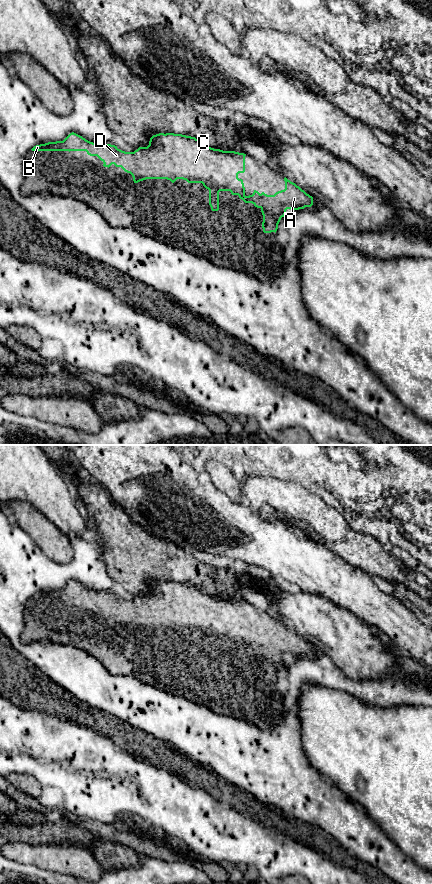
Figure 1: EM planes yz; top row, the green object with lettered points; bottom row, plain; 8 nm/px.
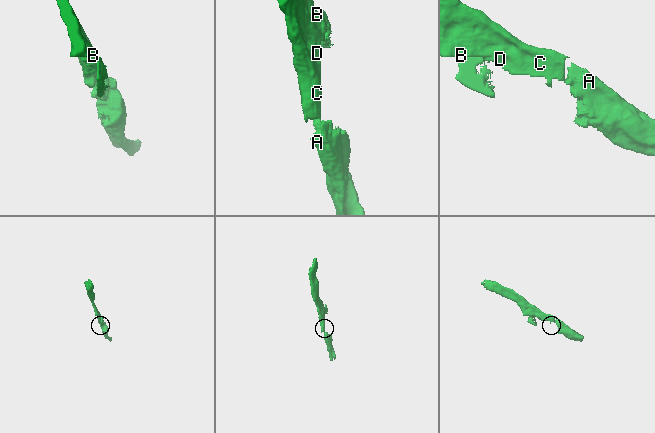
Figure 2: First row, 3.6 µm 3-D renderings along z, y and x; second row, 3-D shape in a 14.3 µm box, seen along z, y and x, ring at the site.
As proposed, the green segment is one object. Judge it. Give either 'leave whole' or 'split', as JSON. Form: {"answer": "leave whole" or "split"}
{"answer": "leave whole"}

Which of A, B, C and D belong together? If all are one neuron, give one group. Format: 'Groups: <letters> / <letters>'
Groups: A B C D

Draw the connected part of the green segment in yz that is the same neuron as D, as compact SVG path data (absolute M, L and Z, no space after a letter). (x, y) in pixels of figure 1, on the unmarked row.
M72 580L63 589L48 590L34 594L32 599L86 599L90 604L97 604L104 612L110 615L114 612L130 621L134 631L146 627L167 627L174 631L177 627L186 628L188 631L202 631L209 638L209 653L212 659L219 658L219 640L230 639L232 643L238 643L245 651L252 651L260 656L263 663L262 676L264 681L275 680L287 657L299 658L313 653L313 645L307 642L295 631L286 625L285 637L274 643L261 642L254 638L252 643L245 643L245 635L239 621L245 620L244 601L235 599L223 599L211 596L203 592L195 585L174 581L159 581L150 586L147 595L139 595L134 600L125 600L111 592L97 592L90 590L82 584Z

